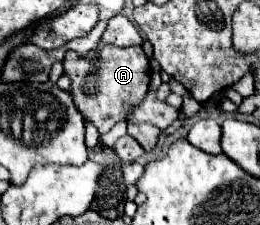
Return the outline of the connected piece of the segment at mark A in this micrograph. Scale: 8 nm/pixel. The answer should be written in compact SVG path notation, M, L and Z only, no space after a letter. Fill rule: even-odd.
M106 45L100 51L98 65L84 59L73 51L68 51L63 61L64 73L71 80L69 92L74 96L74 103L84 115L86 121L94 123L98 131L104 135L110 131L110 127L122 119L126 119L126 111L122 115L122 107L128 103L140 103L146 95L148 83L150 83L150 63L144 55L142 47L114 47ZM82 89L82 91L80 91ZM84 97L84 99L80 99Z

